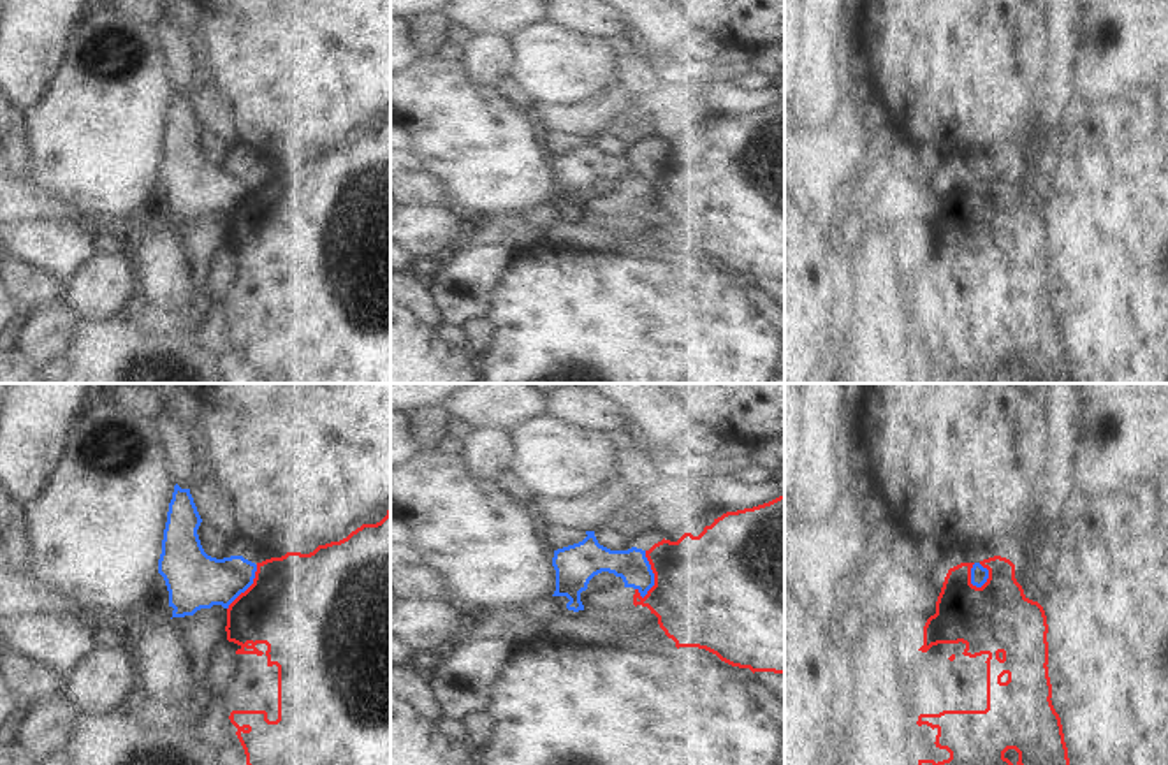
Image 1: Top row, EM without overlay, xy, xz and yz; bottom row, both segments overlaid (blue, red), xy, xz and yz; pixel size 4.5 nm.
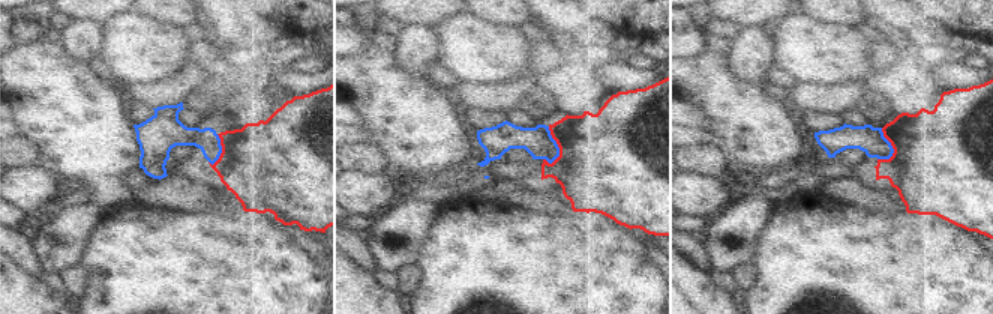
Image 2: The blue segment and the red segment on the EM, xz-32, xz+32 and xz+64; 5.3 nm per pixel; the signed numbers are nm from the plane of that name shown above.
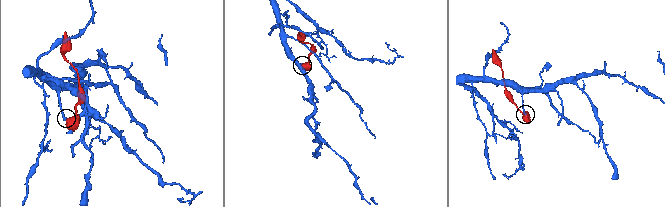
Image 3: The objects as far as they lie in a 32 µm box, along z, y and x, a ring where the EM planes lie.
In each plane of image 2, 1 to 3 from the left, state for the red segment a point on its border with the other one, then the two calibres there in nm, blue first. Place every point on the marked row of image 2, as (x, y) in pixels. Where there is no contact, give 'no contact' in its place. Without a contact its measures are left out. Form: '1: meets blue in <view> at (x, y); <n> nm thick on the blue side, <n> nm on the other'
1: meets blue in xz-32 at (221, 150); 120 nm thick on the blue side, 460 nm on the other
2: meets blue in xz+32 at (557, 146); 160 nm thick on the blue side, 460 nm on the other
3: meets blue in xz+64 at (890, 144); 140 nm thick on the blue side, 460 nm on the other

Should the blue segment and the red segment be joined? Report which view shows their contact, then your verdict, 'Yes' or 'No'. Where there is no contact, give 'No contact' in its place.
Touches blue in xz. No

